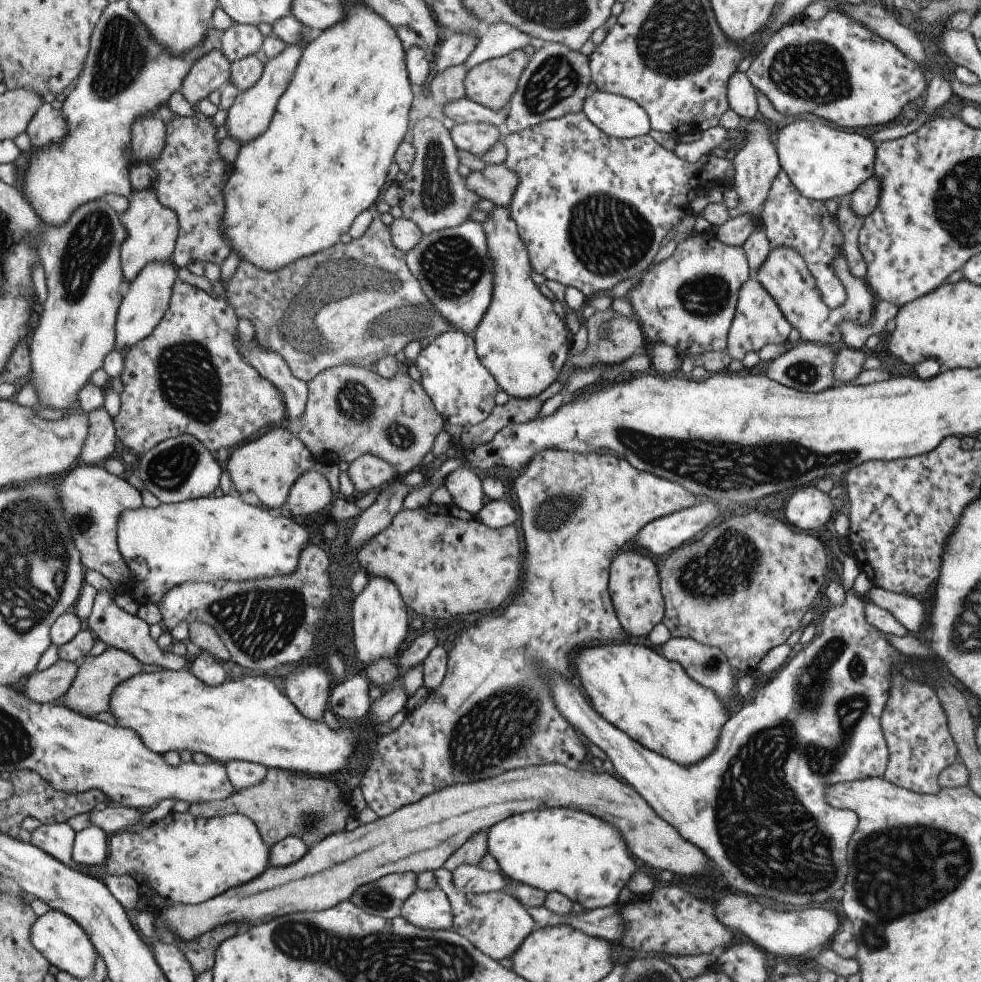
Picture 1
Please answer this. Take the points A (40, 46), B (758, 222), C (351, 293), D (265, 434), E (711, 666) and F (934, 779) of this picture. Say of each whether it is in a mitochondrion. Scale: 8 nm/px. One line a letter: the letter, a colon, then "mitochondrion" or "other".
A: other
B: other
C: mitochondrion
D: other
E: mitochondrion
F: other

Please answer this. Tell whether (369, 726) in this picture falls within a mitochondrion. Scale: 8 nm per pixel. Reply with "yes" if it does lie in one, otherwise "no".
no

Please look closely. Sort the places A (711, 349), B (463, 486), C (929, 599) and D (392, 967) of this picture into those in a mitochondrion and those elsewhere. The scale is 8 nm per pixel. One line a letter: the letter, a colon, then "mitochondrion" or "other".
A: other
B: other
C: other
D: mitochondrion

